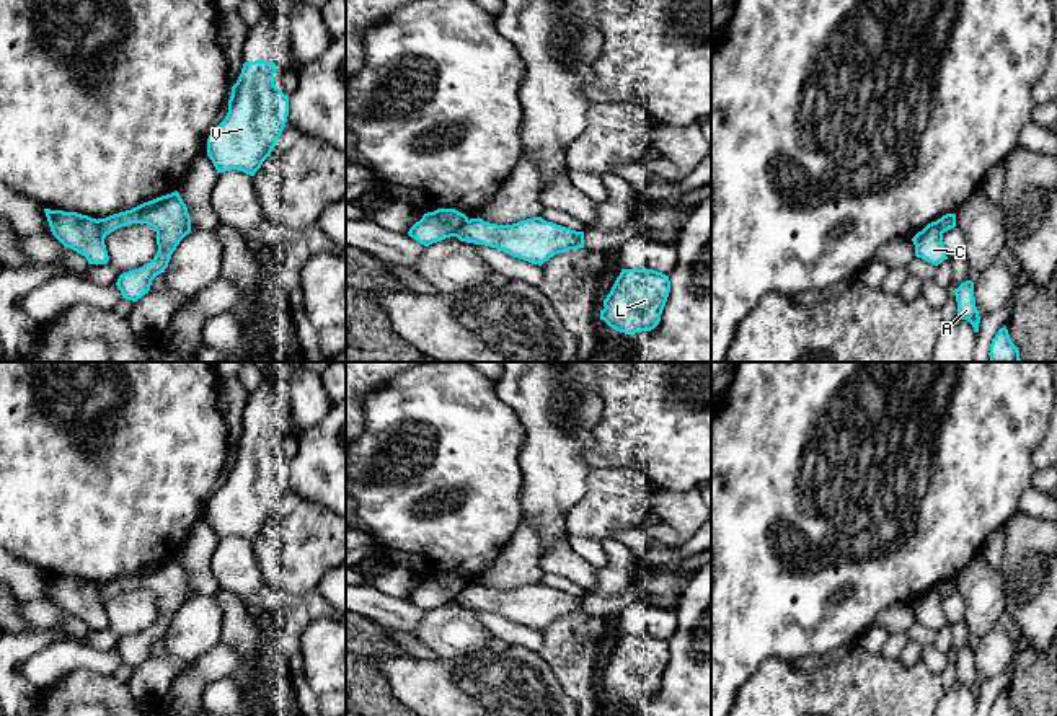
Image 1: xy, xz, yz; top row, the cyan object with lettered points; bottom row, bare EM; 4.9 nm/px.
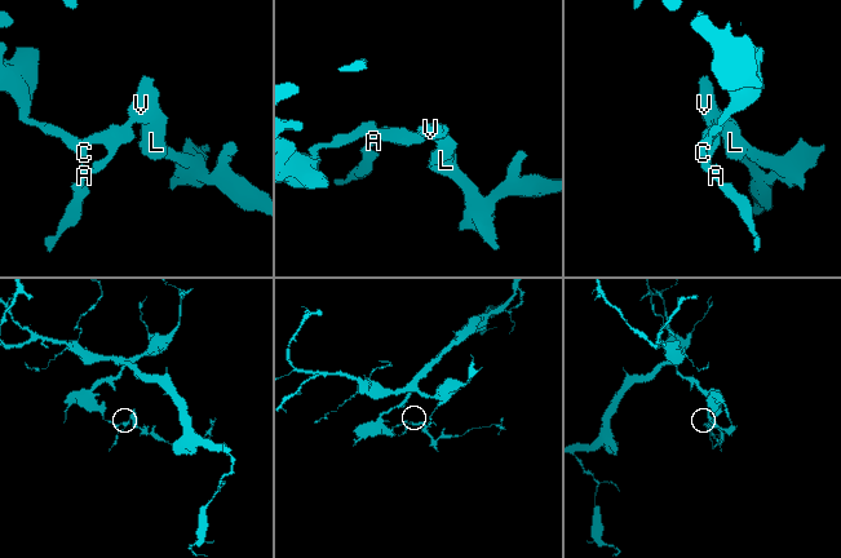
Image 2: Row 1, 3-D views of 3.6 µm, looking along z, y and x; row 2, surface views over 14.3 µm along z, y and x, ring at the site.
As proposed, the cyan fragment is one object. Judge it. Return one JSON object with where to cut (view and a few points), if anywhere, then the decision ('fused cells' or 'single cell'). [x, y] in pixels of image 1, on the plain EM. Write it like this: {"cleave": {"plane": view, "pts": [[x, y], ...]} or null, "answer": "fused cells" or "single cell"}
{"cleave": {"plane": "xz", "pts": [[467, 584], [454, 601]]}, "answer": "fused cells"}

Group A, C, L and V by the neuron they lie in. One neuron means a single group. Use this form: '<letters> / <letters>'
A L V / C

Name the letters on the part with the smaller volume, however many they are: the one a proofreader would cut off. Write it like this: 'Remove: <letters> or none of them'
Remove: A, L, V

